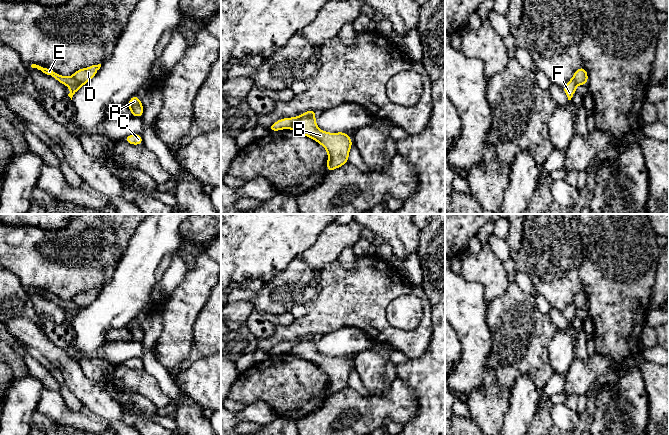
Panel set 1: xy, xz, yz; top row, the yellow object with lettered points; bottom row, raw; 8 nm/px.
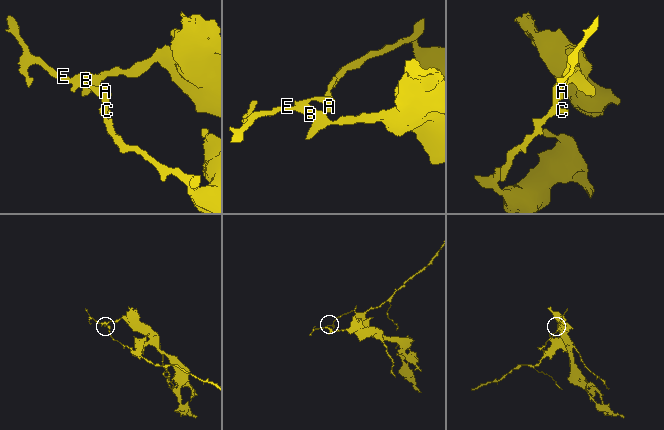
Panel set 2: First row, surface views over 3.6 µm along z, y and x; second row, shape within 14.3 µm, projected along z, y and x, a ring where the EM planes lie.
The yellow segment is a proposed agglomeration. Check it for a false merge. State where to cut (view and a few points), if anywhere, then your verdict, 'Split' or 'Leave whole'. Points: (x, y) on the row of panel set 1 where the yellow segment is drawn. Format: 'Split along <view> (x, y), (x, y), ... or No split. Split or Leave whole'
Split along xz (314, 115), (299, 117), (289, 127). Split

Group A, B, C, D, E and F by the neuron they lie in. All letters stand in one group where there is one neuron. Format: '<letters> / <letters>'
A C E F / B D

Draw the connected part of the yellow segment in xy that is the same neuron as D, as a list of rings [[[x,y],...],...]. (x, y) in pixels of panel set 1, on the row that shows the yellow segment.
[[[98,64],[77,70],[73,73],[71,78],[73,78],[75,81],[77,81],[80,84],[86,84],[96,75],[100,67],[101,64]]]

